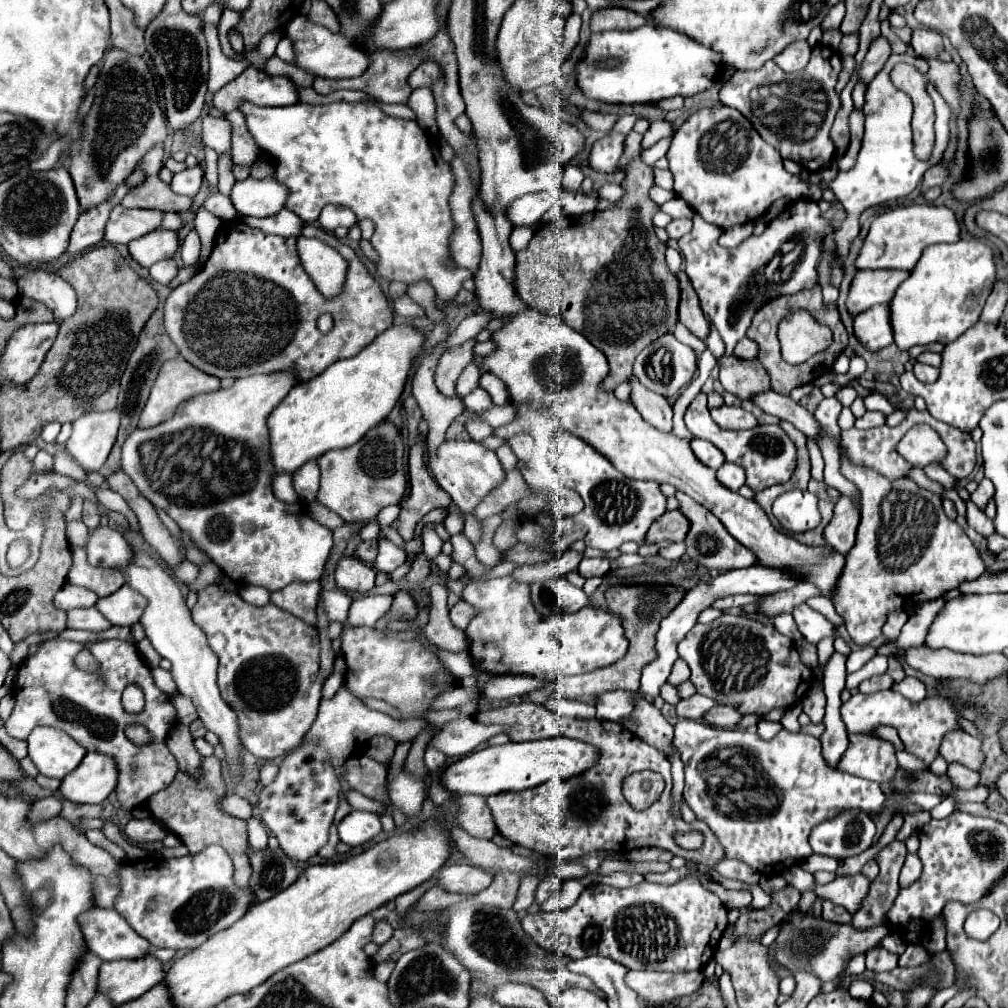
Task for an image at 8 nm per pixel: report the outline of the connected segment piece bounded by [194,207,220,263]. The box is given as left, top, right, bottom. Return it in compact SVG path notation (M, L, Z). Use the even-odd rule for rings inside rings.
M200 207L196 211L196 219L194 219L194 229L198 231L200 239L202 239L202 255L200 255L200 263L204 263L212 251L214 245L214 237L220 229L220 219L212 213L208 213L204 207Z

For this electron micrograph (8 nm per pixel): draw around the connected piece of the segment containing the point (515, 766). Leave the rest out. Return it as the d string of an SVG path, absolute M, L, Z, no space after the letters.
M552 737L552 739L538 739L538 741L524 741L524 743L506 743L506 745L492 745L470 753L456 763L452 763L442 783L452 793L474 793L474 795L496 795L504 791L522 791L536 785L542 785L550 779L570 779L588 771L598 761L598 749L584 741L568 739L568 737Z

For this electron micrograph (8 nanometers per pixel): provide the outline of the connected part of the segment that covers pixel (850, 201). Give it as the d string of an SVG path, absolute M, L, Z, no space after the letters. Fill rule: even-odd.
M892 55L888 59L888 63L882 67L882 71L876 73L876 77L868 83L868 89L865 92L865 101L862 111L865 117L864 141L862 141L862 149L858 155L858 163L854 169L846 171L846 173L838 173L828 185L820 185L822 193L826 189L830 189L842 203L842 207L846 209L846 219L842 221L842 225L838 227L838 231L834 233L834 251L838 253L840 259L846 259L850 243L854 241L856 233L858 233L858 215L872 207L872 205L880 205L884 201L890 199L898 199L898 197L906 197L910 195L916 185L920 183L922 175L928 171L928 167L940 163L944 149L948 145L948 137L950 137L950 107L946 105L946 101L938 95L938 91L934 89L932 83L926 85L928 95L934 101L936 107L936 123L934 123L934 131L936 131L936 141L934 141L934 149L932 149L932 157L928 161L920 161L914 155L914 139L912 139L912 99L894 87L894 83L890 81L890 71L896 63L910 63L914 65L920 73L928 71L928 63L922 57L912 57L912 55Z

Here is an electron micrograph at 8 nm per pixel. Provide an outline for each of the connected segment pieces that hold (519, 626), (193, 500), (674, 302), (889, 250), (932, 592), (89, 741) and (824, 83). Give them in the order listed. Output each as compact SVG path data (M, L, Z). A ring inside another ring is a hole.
M454 535L450 537L450 543L452 559L462 563L470 577L462 591L462 599L478 611L466 627L466 635L468 653L480 673L530 675L542 681L556 681L556 677L608 667L626 655L628 639L620 617L600 607L584 607L578 613L554 613L542 617L532 607L530 587L526 583L520 583L510 575L476 581L486 575L490 567L478 563L466 535Z
M292 373L236 379L230 389L218 389L184 401L176 415L158 427L134 429L122 447L122 471L130 475L152 505L162 507L230 579L242 585L260 585L268 591L278 591L296 579L318 581L332 549L332 531L316 523L304 503L284 503L276 499L272 489L276 469L270 455L266 419L294 385L296 377Z
M633 130L626 137L617 172L624 171L631 162L632 165L626 169L626 177L620 183L624 189L624 197L616 201L616 207L584 215L560 215L558 223L548 223L540 227L530 239L528 247L516 253L514 267L516 293L520 293L520 299L526 303L526 307L538 309L542 313L562 315L566 325L582 333L594 347L598 347L606 355L610 363L610 375L604 385L610 389L626 381L628 373L632 373L632 365L638 353L652 341L656 341L656 337L672 333L678 321L680 287L676 273L682 267L682 255L678 249L667 247L664 259L664 245L654 233L652 217L660 207L648 195L650 187L654 185L654 173L636 157L641 152L642 137Z
M914 203L892 209L874 219L870 233L856 259L858 269L906 269L912 271L922 251L932 243L954 243L960 239L960 225L952 209L932 203Z
M838 441L840 453L840 473L856 485L862 495L862 519L856 533L856 545L846 555L846 565L838 577L836 589L830 593L830 601L834 603L836 613L844 619L844 625L856 645L868 645L872 639L882 635L882 625L886 623L888 613L892 611L908 611L918 603L938 599L946 595L950 589L958 587L964 581L974 581L986 569L980 553L974 549L968 535L956 525L956 521L948 519L942 509L942 497L918 487L914 481L902 477L900 481L892 481L880 477L874 469L864 465L856 465L844 453L844 447Z
M50 639L50 641L44 641L40 643L38 655L32 655L28 657L20 667L18 667L18 677L16 677L16 683L14 683L14 701L16 701L16 707L10 715L10 719L4 723L6 727L6 733L14 739L26 739L30 735L30 731L34 727L40 727L40 725L48 725L48 727L56 727L56 729L62 729L66 731L72 739L76 739L86 751L98 751L98 753L106 753L106 755L112 755L116 759L116 765L118 765L118 771L120 771L120 777L118 777L118 787L116 787L116 793L118 793L118 803L122 809L126 811L132 811L140 805L144 805L144 801L148 801L148 797L152 797L154 793L166 789L174 775L178 773L178 763L176 759L172 757L172 753L168 751L166 747L166 737L170 733L170 729L176 725L176 709L172 705L172 697L164 695L156 685L154 685L154 679L152 679L152 673L150 673L150 667L146 665L146 661L142 659L142 655L138 653L136 645L130 643L130 641L120 641L120 639L108 639L108 641L98 641L98 643L76 643L76 641L66 641L66 639ZM84 647L90 649L90 653L98 659L100 663L100 675L94 675L94 673L86 673L86 671L80 671L74 667L74 657L78 651L82 651ZM126 685L138 685L144 689L144 695L146 695L146 707L142 713L138 715L132 715L132 713L126 713L122 709L122 703L120 703L120 697L122 697L122 691L126 689ZM128 725L144 725L148 729L148 733L152 735L152 741L146 743L146 745L134 745L126 735L124 735L124 729Z
M818 45L812 49L810 63L800 73L784 73L774 61L766 61L760 69L736 71L734 77L722 85L720 101L738 109L760 137L780 151L782 159L794 159L808 171L820 171L836 155L834 143L820 141L832 141L830 127L840 107L840 97L834 91L840 69L840 55L830 47Z

